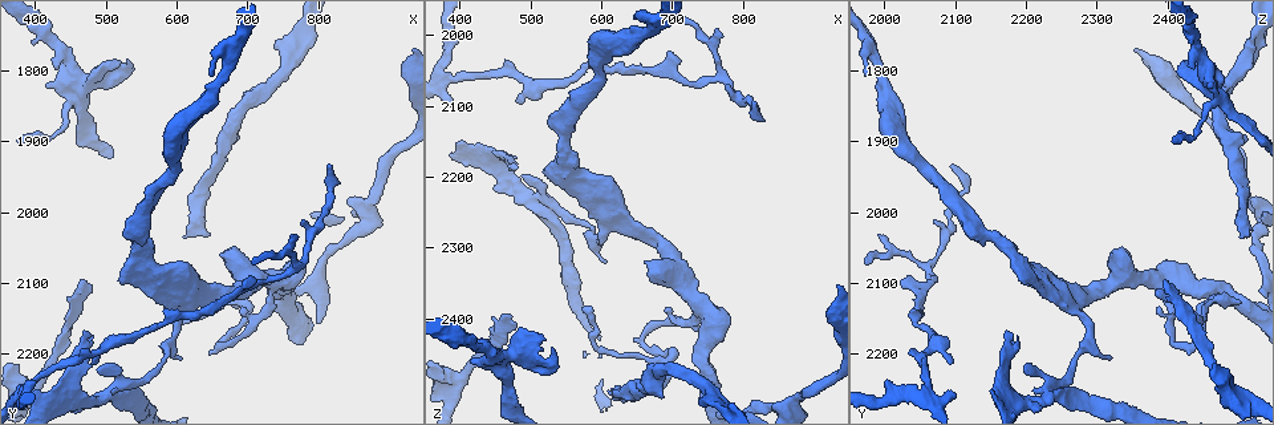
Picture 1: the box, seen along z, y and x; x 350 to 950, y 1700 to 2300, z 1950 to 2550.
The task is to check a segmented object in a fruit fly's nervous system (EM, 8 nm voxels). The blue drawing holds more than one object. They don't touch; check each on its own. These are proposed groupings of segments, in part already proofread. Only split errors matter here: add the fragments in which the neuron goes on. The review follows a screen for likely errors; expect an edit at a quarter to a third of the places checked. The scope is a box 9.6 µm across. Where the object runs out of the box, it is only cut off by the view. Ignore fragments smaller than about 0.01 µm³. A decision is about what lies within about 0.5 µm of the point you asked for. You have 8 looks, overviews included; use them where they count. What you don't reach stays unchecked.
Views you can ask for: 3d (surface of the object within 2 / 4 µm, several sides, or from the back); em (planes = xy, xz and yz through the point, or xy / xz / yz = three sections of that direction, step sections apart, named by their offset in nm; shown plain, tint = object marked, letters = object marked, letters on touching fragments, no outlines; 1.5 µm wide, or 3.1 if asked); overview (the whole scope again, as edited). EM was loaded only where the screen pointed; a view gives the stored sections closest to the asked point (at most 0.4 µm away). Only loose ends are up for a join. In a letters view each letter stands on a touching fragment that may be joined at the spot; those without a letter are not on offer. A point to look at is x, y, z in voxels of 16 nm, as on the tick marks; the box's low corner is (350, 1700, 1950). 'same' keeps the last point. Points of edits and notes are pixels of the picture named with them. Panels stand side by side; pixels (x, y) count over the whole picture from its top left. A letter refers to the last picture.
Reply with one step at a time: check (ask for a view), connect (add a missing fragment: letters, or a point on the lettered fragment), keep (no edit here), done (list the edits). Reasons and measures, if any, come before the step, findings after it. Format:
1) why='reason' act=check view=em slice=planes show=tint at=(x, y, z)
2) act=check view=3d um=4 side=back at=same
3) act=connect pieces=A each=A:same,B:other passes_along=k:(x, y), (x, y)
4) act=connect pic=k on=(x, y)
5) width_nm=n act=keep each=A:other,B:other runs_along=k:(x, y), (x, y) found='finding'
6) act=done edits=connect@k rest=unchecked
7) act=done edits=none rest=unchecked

why='branch stops here' act=check view=em slice=planes show=letters at=(470, 2170, 2165)

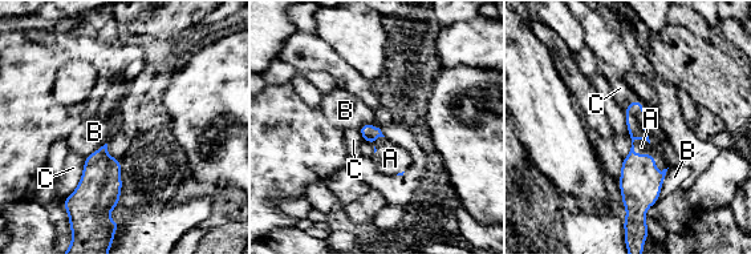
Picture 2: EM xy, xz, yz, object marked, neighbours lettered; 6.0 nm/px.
longest_contact=A:280nm act=connect pieces=A each=A:same,B:other,C:other passes_along=2:(640, 184), (650, 154), (641, 146) found='the neuron continues'

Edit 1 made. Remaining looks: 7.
act=check view=3d um=4 at=(470, 2100, 2395)

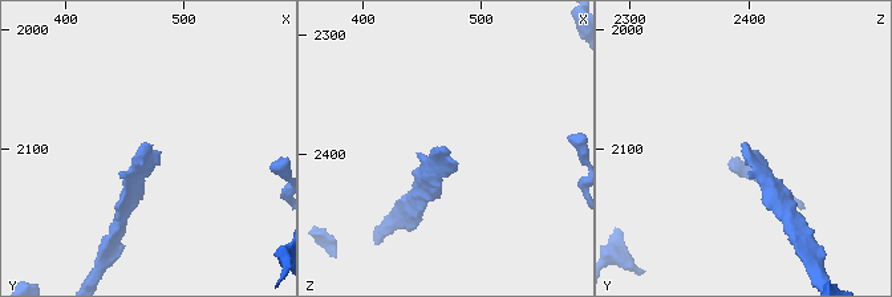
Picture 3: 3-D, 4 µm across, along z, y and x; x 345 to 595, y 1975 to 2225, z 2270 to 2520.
why='now the EM' act=check view=em slice=xz step=4 show=letters at=(466, 2096, 2392)

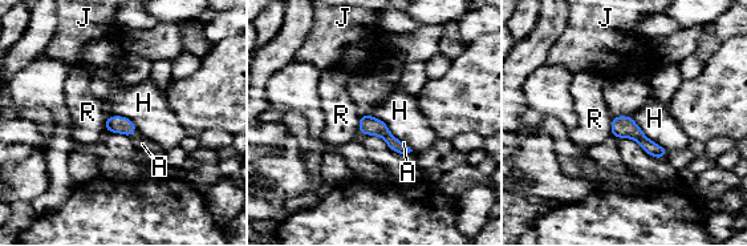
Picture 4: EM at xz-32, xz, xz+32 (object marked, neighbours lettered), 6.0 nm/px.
act=check view=em slice=yz step=4 show=letters at=same

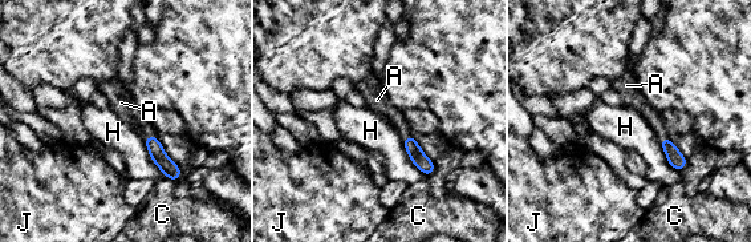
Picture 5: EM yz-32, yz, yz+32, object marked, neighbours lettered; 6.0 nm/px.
longest_contact=H:280nm act=connect pieces=A each=A:same,C:other,H:other,J:other passes_along=5:(170, 169), (150, 136), (124, 104) found='the neuron continues'

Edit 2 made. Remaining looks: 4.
act=check view=overview

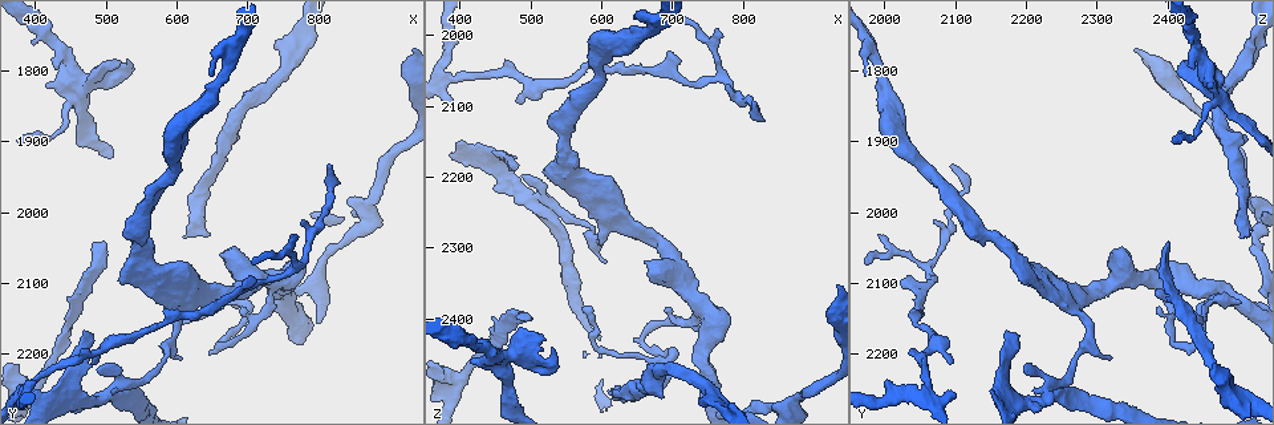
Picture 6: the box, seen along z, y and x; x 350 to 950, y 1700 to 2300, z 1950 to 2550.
why='branch stops here' act=check view=3d um=2 at=(610, 2035, 2500)

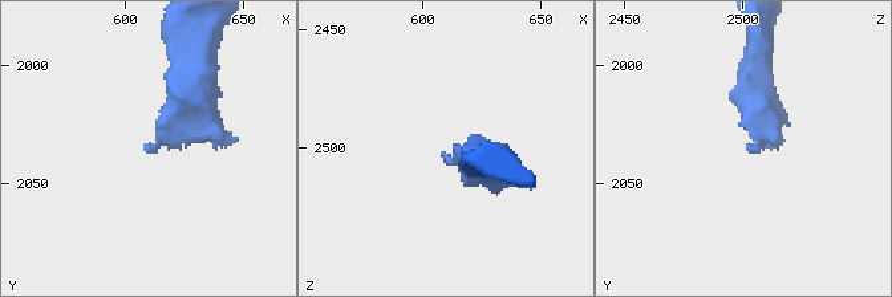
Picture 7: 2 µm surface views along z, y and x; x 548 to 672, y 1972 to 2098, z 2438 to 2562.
why='now the EM' act=check view=em slice=xy step=8 show=letters at=(609, 2035, 2500)

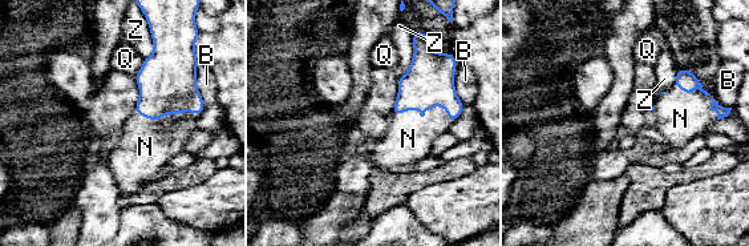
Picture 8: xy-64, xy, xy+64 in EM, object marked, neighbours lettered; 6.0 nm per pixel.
act=check view=em slice=planes show=letters at=same

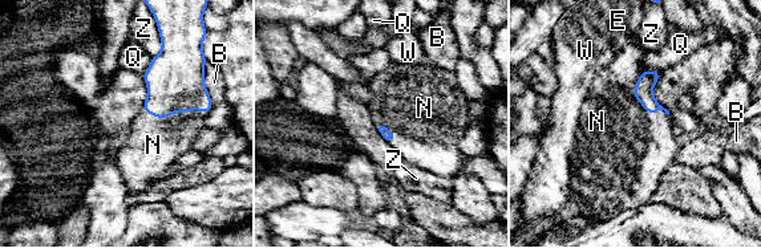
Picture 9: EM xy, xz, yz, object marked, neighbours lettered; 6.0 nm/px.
longest_contact=N:400nm act=connect pieces=N each=B:other,E:other,N:same,Q:other,W:other,Z:other passes_along=9:(175, 77), (174, 112), (153, 145) found='the neuron continues'

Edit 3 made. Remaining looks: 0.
act=done edits=connect@2,connect@5,connect@9 rest=unchecked

